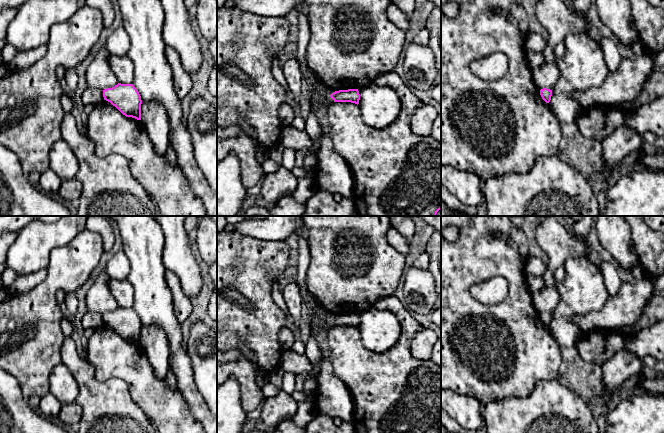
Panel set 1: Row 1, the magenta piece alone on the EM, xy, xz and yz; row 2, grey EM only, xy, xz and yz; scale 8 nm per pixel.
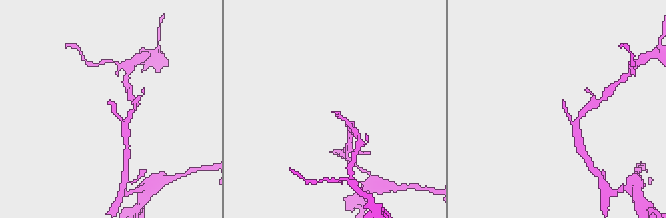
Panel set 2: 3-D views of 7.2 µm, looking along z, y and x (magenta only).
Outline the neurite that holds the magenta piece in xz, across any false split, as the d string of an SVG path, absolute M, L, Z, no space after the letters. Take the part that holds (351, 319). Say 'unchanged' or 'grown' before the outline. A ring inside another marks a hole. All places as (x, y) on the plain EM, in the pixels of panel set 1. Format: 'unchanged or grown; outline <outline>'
unchanged; outline M348 313L335 315L330 320L334 326L351 326L359 328L360 318L358 313Z

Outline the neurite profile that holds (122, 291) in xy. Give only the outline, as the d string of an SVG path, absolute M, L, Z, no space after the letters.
M111 279L109 290L121 308L132 308L133 306L133 287L128 280Z

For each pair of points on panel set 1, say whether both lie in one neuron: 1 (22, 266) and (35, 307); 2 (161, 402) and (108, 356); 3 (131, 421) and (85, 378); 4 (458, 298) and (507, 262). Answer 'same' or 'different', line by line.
1: different
2: same
3: same
4: same

